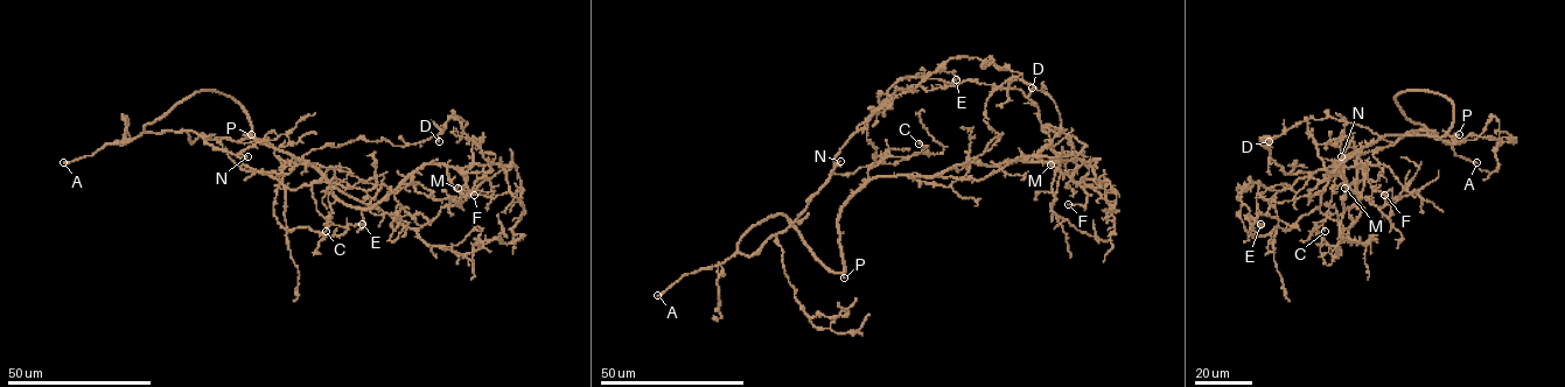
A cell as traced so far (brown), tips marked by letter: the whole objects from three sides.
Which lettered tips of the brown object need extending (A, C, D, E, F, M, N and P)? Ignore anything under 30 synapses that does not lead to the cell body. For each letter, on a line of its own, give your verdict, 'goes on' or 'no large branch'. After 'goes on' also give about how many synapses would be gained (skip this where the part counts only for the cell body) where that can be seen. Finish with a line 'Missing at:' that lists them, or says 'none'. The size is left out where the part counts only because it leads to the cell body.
A: goes on; about 150 synapses
C: no large branch
D: no large branch
E: no large branch
F: no large branch
M: no large branch
N: no large branch
P: goes on; about 30 synapses
Missing at: A, P

